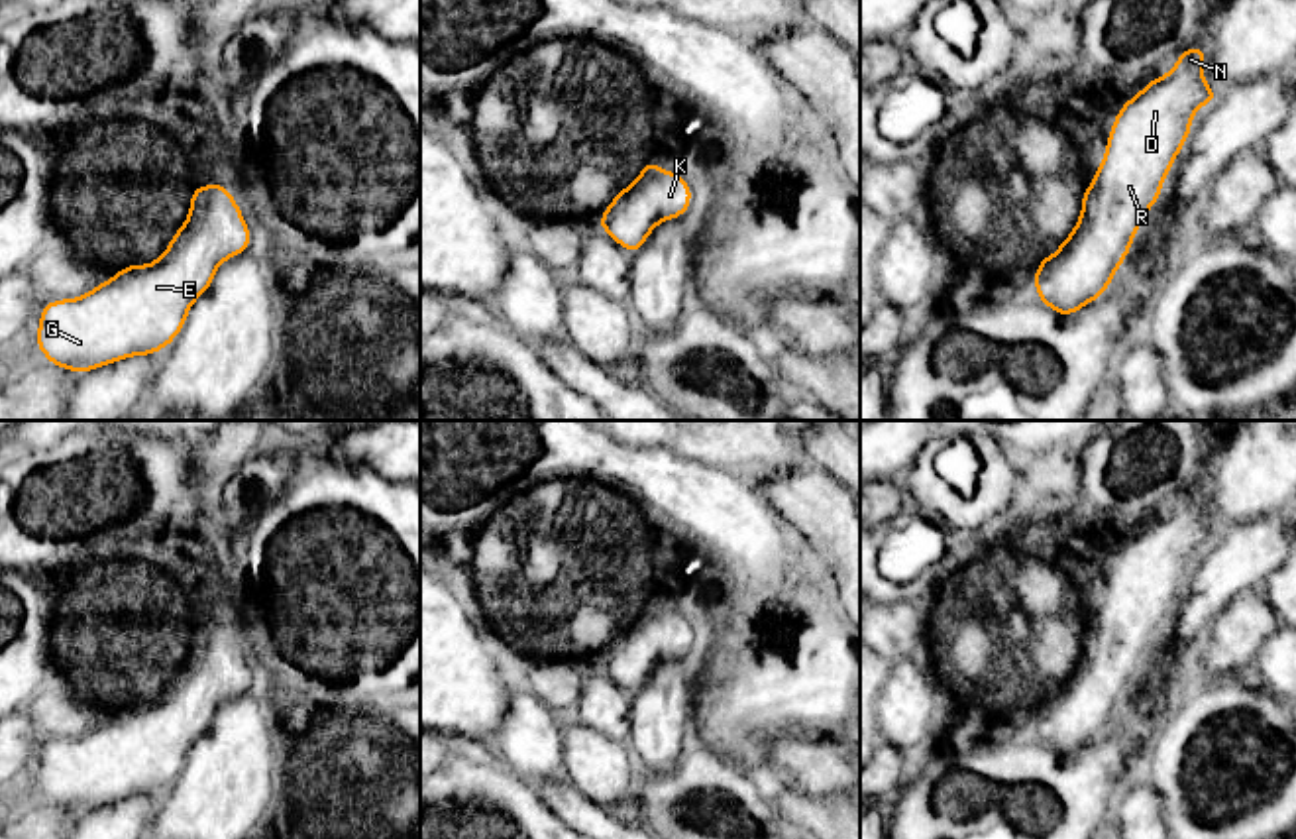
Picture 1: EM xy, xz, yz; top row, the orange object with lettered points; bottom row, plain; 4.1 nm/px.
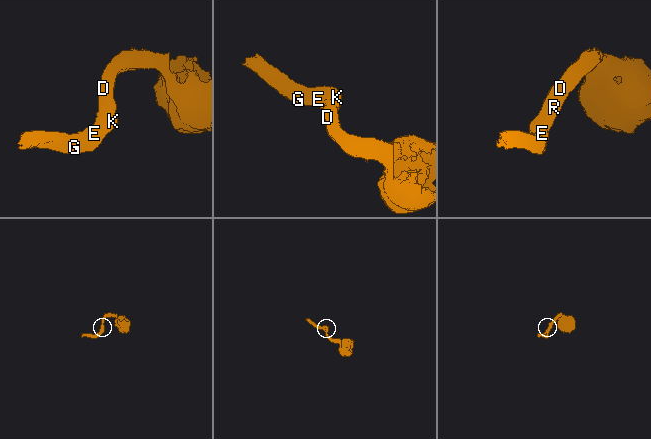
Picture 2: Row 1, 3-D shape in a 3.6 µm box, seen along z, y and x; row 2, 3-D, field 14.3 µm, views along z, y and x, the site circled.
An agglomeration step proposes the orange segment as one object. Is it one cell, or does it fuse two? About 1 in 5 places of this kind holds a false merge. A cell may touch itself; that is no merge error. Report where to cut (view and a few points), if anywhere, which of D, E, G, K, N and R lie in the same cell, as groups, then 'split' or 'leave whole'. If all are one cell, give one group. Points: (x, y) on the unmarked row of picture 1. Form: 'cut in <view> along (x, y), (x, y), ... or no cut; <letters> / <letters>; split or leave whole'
no cut; D E G K N R; leave whole

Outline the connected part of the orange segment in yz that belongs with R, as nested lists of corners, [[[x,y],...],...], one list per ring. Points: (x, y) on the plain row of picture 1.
[[[1200,483],[1182,491],[1168,515],[1145,523],[1117,552],[1102,605],[1082,631],[1082,650],[1060,688],[1039,699],[1033,713],[1041,743],[1060,756],[1100,739],[1125,701],[1137,668],[1190,578],[1202,544],[1217,540],[1202,507],[1210,495]]]

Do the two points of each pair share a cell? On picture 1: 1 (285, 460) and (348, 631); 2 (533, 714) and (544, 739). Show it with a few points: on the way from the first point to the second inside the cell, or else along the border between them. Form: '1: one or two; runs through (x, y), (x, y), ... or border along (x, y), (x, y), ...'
1: two; border along (334, 458), (303, 466), (277, 496), (264, 500)
2: one; runs through (533, 720), (533, 727), (539, 733)

